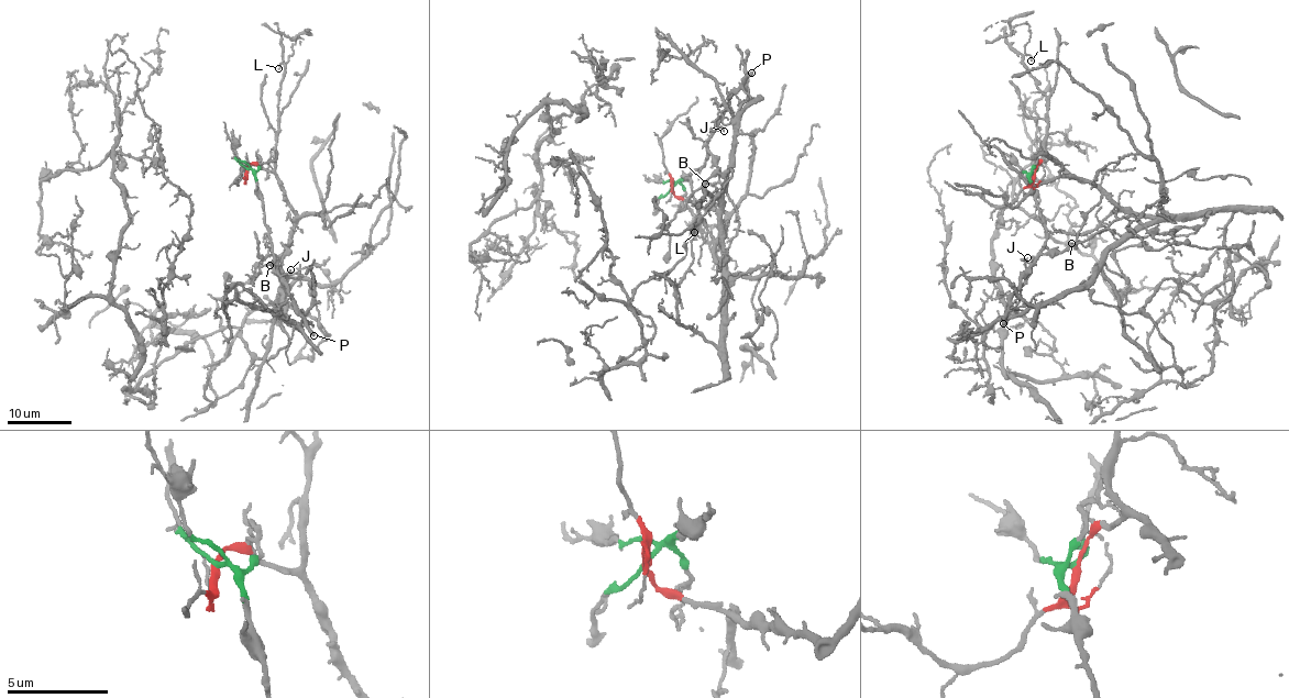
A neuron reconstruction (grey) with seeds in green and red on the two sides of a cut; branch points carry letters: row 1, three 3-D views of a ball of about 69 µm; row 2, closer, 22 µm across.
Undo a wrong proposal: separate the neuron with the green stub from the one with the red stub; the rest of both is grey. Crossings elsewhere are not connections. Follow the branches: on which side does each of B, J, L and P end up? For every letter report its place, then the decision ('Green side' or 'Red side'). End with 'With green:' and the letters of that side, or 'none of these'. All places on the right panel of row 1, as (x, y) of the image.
B: Place: (1071, 243). Green side
J: Place: (1027, 257). Green side
L: Place: (1031, 61). Red side
P: Place: (1003, 323). Green side
With green: B, J, P

